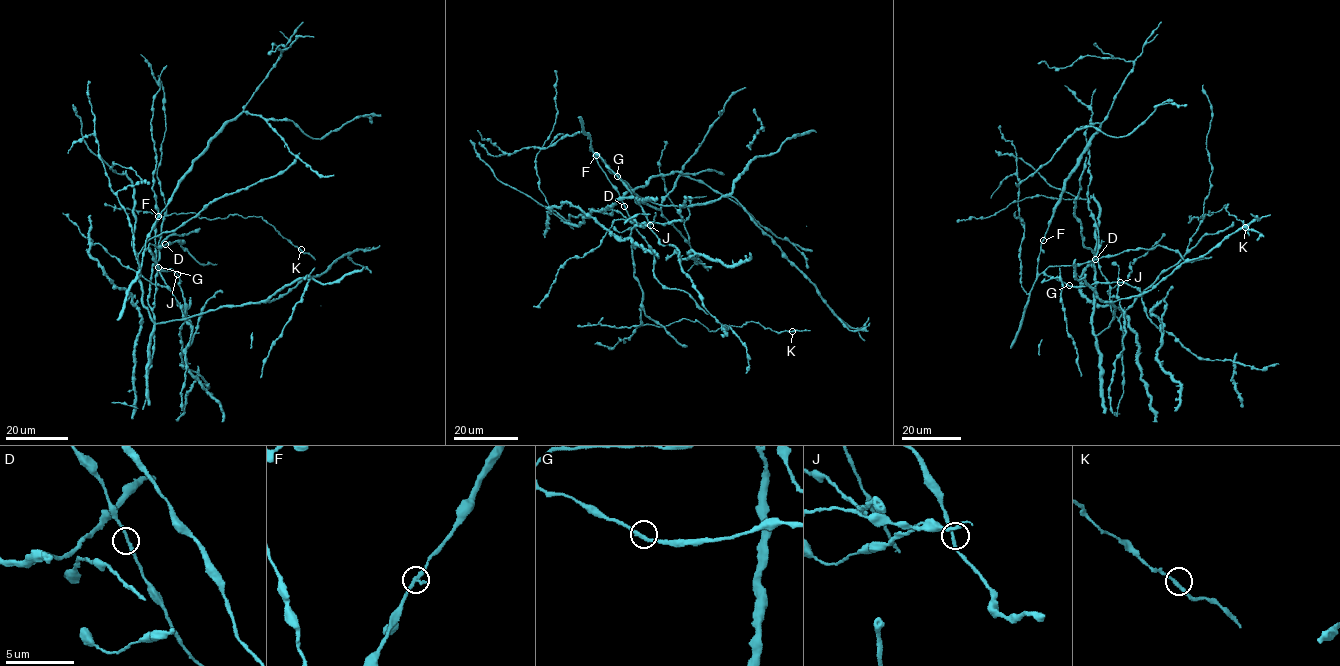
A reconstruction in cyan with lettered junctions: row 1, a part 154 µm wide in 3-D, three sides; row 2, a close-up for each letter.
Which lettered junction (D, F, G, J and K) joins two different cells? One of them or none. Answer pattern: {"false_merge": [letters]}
{"false_merge": []}

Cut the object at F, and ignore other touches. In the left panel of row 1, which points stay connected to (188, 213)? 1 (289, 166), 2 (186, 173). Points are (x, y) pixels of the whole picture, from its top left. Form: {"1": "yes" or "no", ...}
{"1": "yes", "2": "no"}

